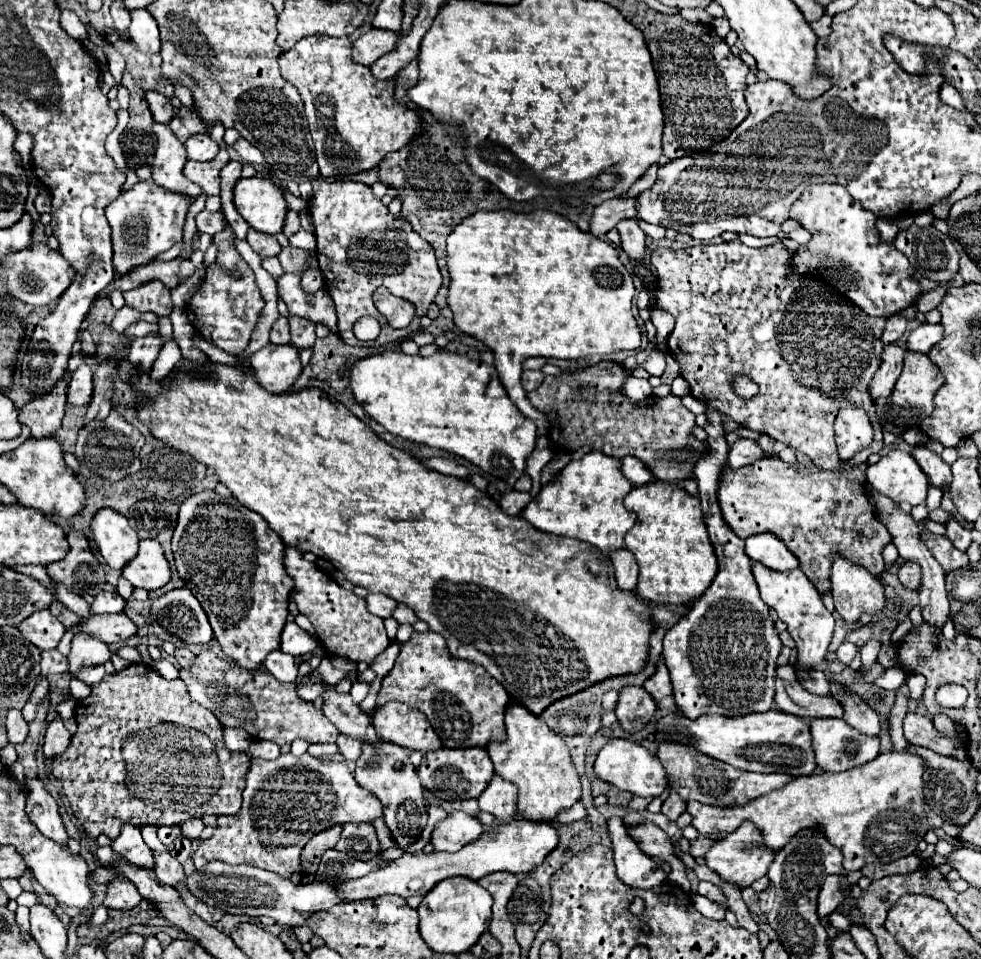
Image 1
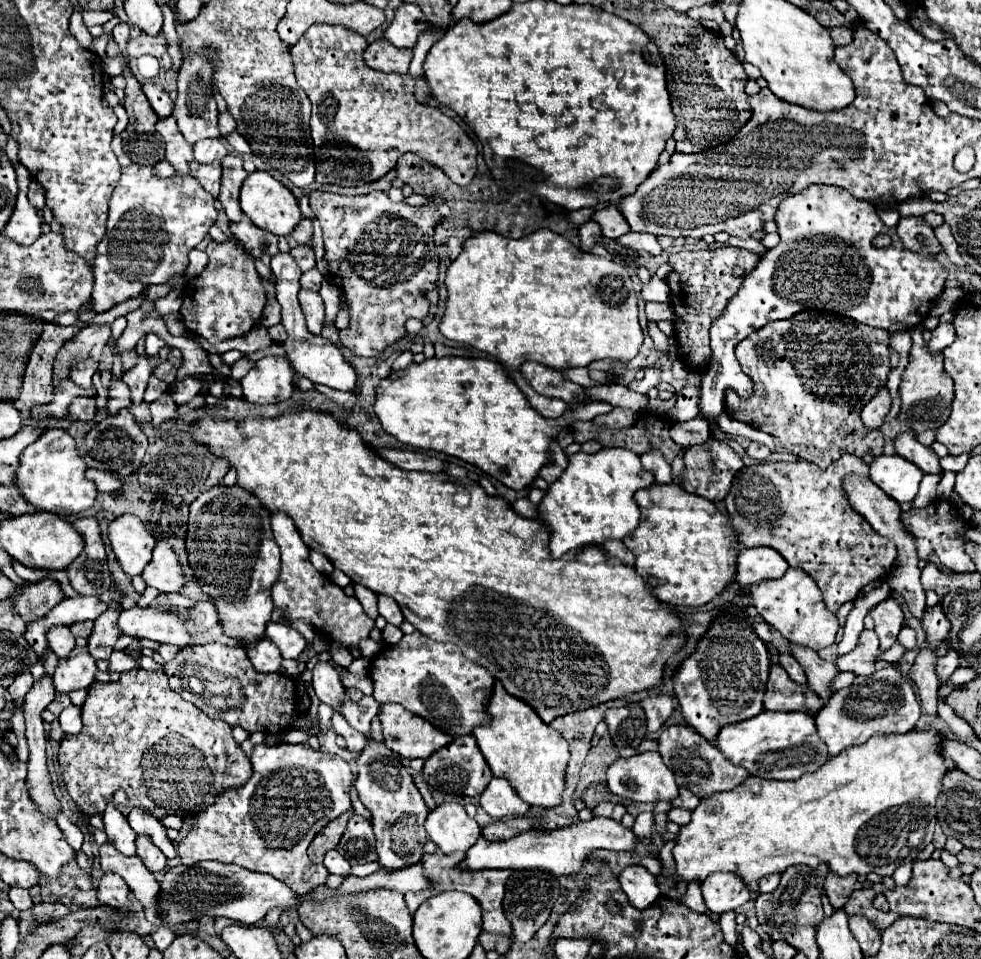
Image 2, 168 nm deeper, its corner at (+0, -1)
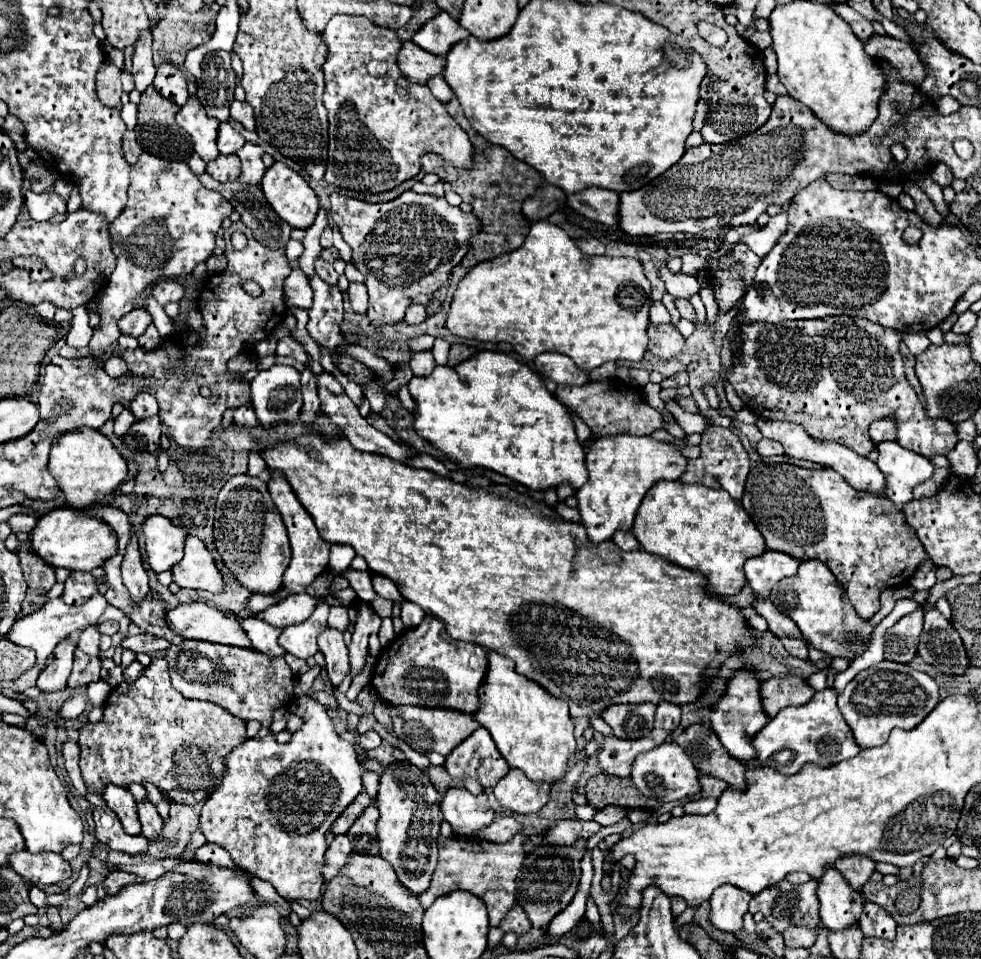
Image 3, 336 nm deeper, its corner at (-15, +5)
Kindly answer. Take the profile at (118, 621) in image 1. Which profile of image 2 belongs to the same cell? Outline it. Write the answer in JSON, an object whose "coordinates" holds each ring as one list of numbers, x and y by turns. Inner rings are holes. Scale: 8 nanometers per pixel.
{"coordinates":[[133,607,121,611,119,627,125,635,135,639,147,637,157,643,169,643,175,647,187,647,193,643,185,621,173,611,161,611,153,607]]}

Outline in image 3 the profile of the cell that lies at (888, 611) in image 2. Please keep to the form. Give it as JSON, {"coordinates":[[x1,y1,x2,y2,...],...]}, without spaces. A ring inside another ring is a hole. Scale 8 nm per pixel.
{"coordinates":[[918,607,916,611,904,615,894,627,886,631,886,659,898,663,910,663,916,655,918,637,922,631,922,617,924,609]]}

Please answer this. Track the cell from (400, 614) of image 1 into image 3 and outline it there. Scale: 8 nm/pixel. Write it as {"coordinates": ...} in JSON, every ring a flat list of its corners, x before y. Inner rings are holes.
{"coordinates":[[372,575,372,581,374,581,374,589,376,589,376,593,380,595,380,597,384,597,384,599,388,599,388,601,392,601,392,603,404,603,404,597,400,595,400,591,398,591,398,587,392,583,392,581,388,581,388,577,380,577,380,575]]}

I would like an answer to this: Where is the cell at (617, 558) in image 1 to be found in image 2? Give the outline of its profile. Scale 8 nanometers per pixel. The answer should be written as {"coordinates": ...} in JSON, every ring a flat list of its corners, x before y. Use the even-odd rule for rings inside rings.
{"coordinates":[[609,541,609,543,603,543,603,549,605,549,609,555,613,555,613,557,625,561,625,563,631,563,631,565,635,563,635,555,625,547,623,541]]}

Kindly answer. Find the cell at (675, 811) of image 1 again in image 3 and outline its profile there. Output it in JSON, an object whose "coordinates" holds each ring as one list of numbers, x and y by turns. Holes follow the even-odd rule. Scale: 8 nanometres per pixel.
{"coordinates":[[700,775,700,783,702,783,702,797,712,797,712,799,718,799,720,793,728,787,724,781,708,775]]}

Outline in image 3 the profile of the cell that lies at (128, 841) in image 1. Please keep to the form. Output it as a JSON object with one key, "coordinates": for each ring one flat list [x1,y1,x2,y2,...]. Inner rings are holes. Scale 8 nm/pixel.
{"coordinates":[[108,785,108,789,104,789,102,797,106,799,108,807,120,817,126,833,130,833,130,835,140,835,142,833,142,825,140,825,138,811,136,811,136,801,134,801,134,797,128,789]]}

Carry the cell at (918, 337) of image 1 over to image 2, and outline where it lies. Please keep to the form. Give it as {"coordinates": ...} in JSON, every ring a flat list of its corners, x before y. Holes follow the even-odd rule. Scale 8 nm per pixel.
{"coordinates":[[941,323,935,331,933,331,933,337,931,341,927,343,929,351,943,351,947,345,951,345,955,341,955,327,953,323]]}

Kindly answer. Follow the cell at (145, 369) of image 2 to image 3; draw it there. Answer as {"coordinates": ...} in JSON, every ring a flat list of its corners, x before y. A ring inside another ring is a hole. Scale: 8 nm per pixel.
{"coordinates":[[140,391,136,395,136,399,132,399,128,403,128,409,134,413,136,419,144,419,144,417,152,417,158,413,158,401,154,395,146,393,146,391]]}

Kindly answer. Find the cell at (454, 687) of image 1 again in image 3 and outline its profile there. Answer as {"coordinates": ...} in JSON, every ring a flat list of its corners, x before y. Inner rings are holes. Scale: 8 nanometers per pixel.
{"coordinates":[[426,615,424,621,398,635,388,647,382,649,372,685,378,691,378,695,392,703,392,705,422,705,422,707,444,707,444,709,454,709,466,715,474,715,480,707,480,697,478,691,484,685,484,679,488,675,488,651,476,643,466,643,466,641,456,641,448,637,448,631,444,629,444,623,438,621,432,615]]}

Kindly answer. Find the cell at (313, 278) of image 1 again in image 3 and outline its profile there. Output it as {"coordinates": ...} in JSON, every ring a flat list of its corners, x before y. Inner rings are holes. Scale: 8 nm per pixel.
{"coordinates":[[324,259,316,261,316,275,318,275,320,279,324,279,326,283,330,283,330,285,336,285,336,279,338,279,338,275,336,275,334,267,332,267,330,263,326,263]]}

